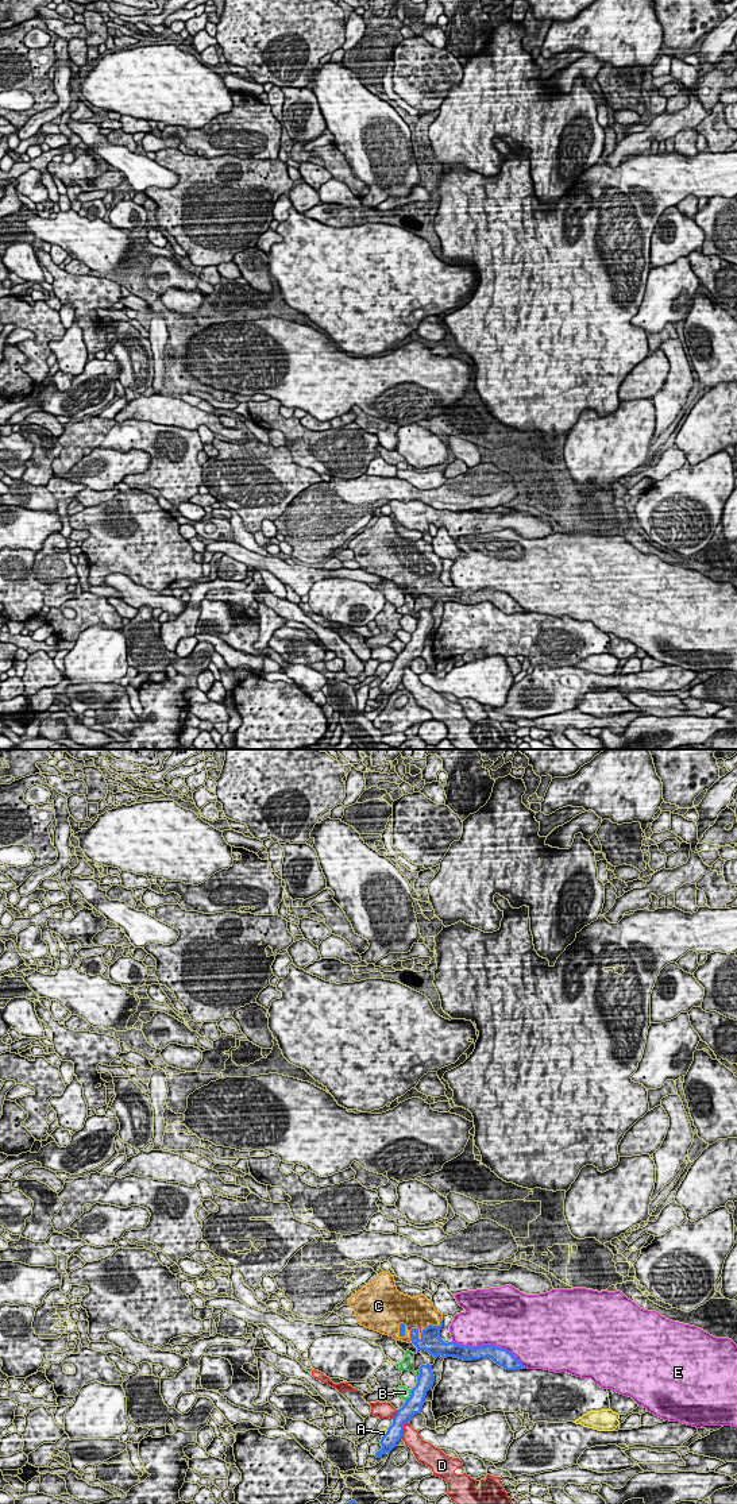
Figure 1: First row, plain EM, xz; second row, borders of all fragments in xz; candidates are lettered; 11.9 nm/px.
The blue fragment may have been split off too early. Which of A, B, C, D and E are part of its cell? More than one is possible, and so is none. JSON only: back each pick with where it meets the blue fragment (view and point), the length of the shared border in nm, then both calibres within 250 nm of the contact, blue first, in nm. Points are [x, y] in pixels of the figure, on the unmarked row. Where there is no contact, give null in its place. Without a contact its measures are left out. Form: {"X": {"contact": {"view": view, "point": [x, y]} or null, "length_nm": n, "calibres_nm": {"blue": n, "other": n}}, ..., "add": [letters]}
{"C": {"contact": {"view": "xz", "point": [421, 577]}, "length_nm": 480, "calibres_nm": {"blue": 240, "other": 380}}, "add": ["C"]}

